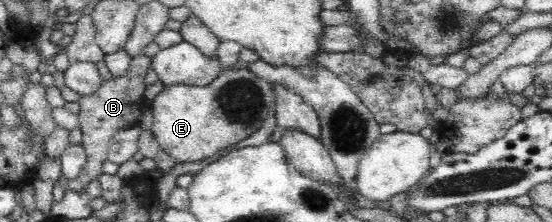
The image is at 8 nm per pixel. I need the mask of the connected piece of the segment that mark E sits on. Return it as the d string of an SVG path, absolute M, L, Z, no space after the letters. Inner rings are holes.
M225 67L224 71L213 82L205 87L195 84L167 84L151 101L148 107L152 111L152 135L158 141L161 149L168 153L176 163L195 163L219 153L221 149L231 149L239 141L253 135L269 119L267 107L273 105L274 89L272 84L264 79L259 79L247 68L233 69Z

